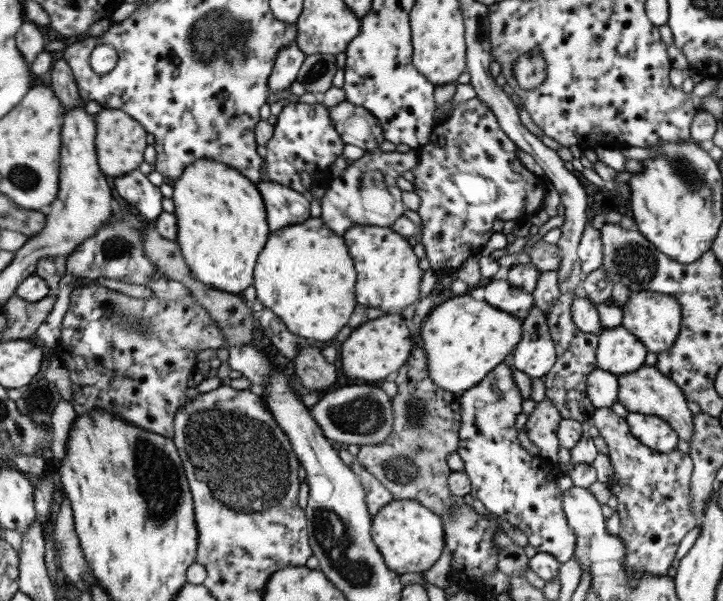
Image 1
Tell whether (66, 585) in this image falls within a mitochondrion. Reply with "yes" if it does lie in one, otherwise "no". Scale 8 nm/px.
no

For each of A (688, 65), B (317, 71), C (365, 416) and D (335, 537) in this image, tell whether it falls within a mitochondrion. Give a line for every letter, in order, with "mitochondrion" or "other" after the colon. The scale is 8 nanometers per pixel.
A: other
B: mitochondrion
C: mitochondrion
D: mitochondrion

